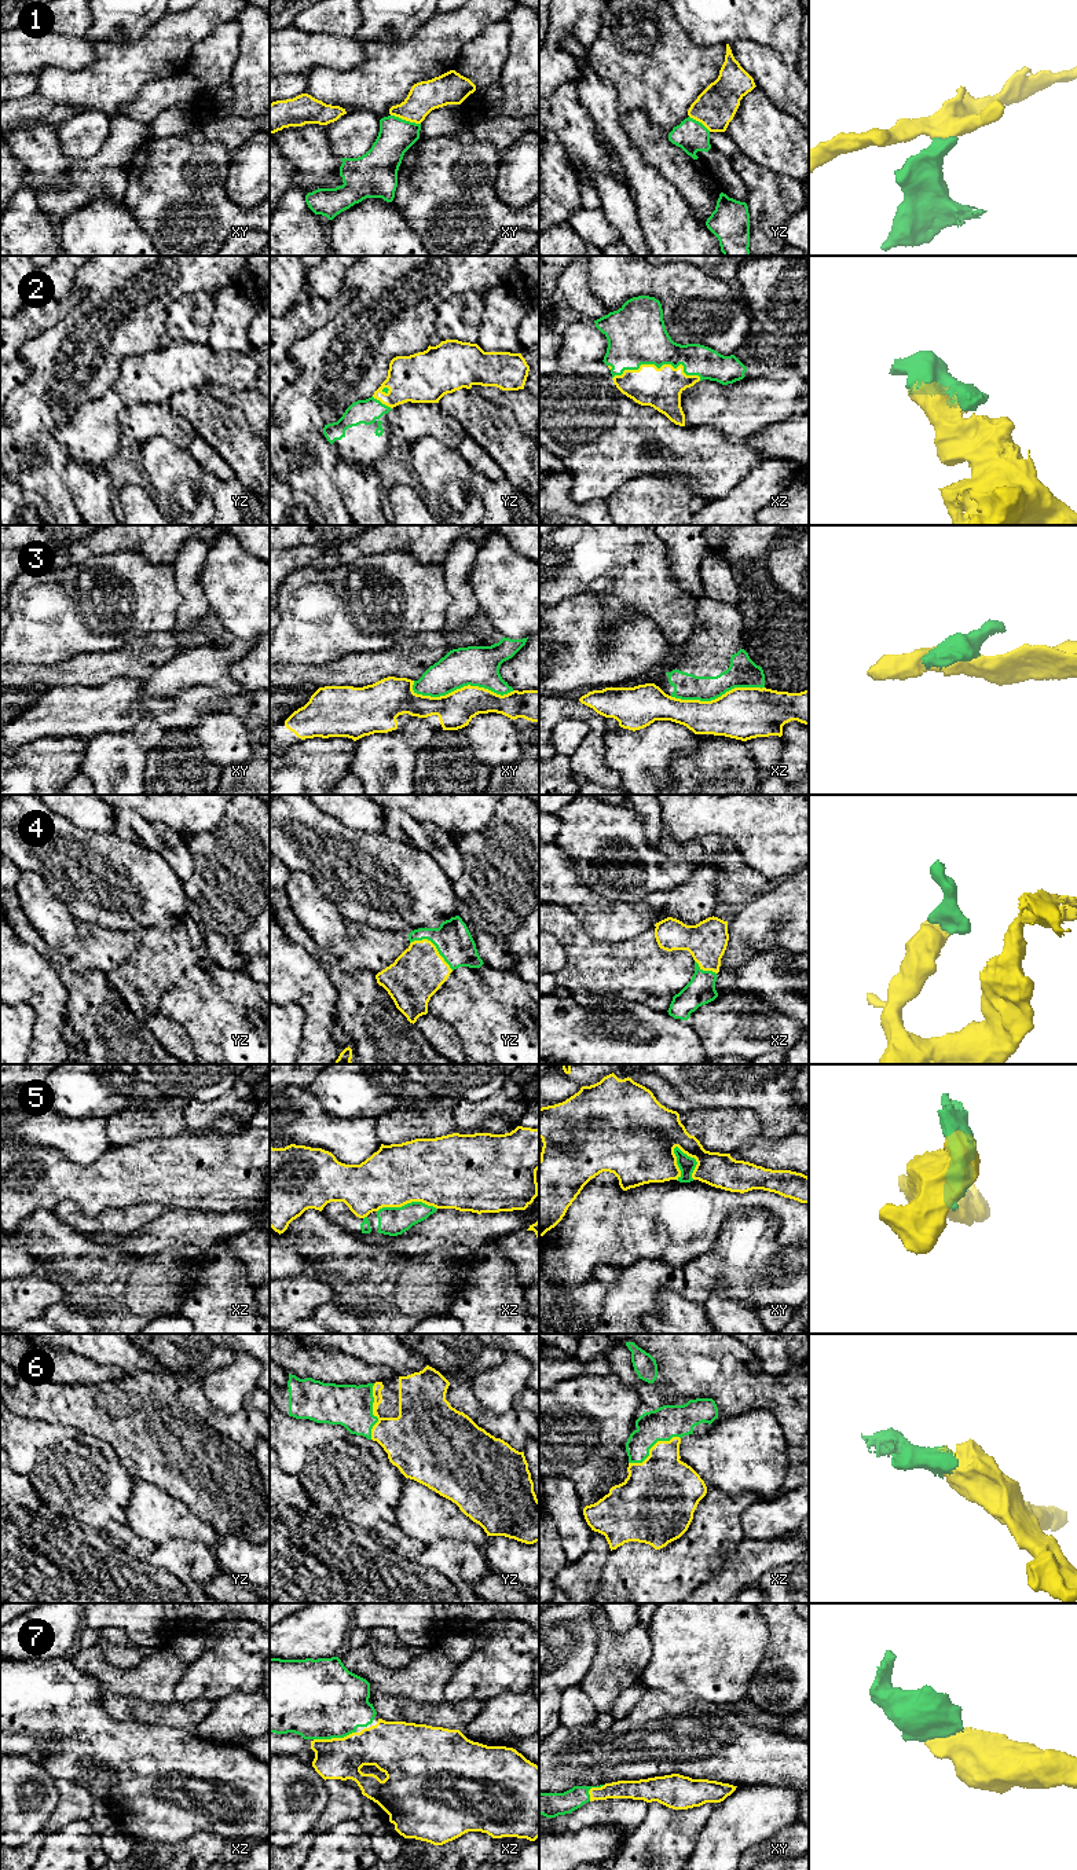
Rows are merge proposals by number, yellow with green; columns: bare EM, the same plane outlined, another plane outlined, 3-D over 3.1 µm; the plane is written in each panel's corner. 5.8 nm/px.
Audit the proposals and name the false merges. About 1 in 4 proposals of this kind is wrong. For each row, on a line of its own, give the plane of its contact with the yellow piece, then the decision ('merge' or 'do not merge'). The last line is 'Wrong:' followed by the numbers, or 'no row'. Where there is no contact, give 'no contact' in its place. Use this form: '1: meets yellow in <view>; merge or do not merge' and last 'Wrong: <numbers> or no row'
1: meets yellow in xy; do not merge
2: meets yellow in xz; merge
3: meets yellow in xy; do not merge
4: meets yellow in yz; merge
5: meets yellow in xy; do not merge
6: meets yellow in yz; merge
7: meets yellow in xz; merge
Wrong: 1, 3, 5

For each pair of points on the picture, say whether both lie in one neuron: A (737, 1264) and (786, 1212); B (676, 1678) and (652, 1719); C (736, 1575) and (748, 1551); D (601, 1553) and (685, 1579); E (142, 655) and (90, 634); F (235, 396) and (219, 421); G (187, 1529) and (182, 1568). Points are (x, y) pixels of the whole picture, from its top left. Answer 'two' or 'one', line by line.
A: two
B: two
C: one
D: two
E: two
F: two
G: two

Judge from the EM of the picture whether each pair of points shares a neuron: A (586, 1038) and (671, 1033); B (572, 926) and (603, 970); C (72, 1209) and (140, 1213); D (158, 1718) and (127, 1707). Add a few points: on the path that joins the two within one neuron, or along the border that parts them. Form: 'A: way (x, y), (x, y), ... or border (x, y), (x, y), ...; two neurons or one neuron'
A: way (607, 1042), (644, 1042), (651, 1036); one neuron
B: way (575, 937), (578, 945), (592, 959); one neuron
C: way (88, 1223), (123, 1221); one neuron
D: way (150, 1712), (135, 1709); one neuron

